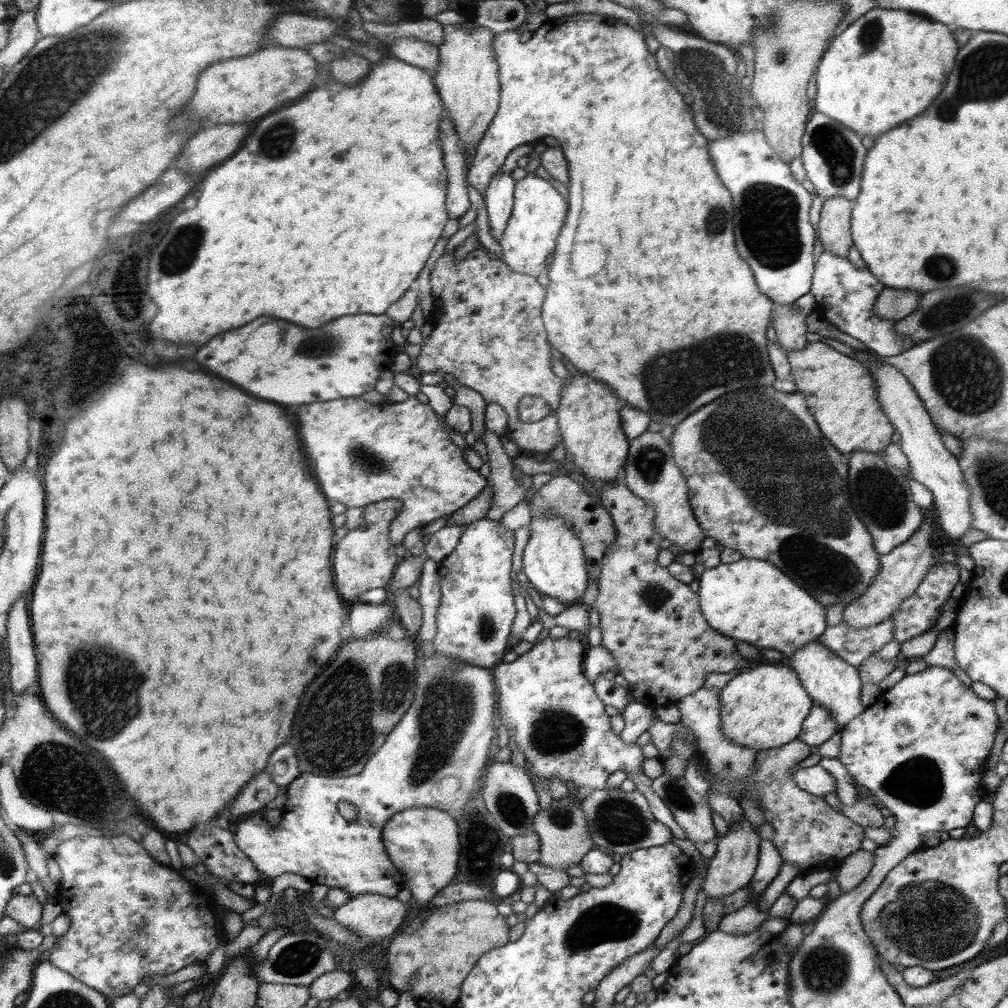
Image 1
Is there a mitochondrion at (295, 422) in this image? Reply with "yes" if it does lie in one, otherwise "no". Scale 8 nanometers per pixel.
no

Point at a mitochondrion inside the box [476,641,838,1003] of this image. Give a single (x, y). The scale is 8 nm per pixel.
(604, 921)

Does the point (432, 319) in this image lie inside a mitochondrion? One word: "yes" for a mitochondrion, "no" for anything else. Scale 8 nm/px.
no

